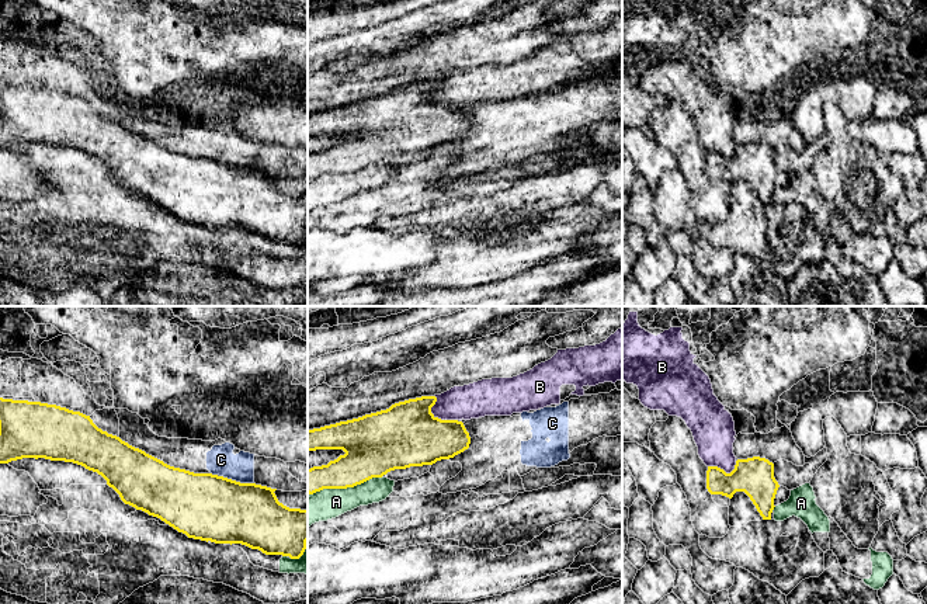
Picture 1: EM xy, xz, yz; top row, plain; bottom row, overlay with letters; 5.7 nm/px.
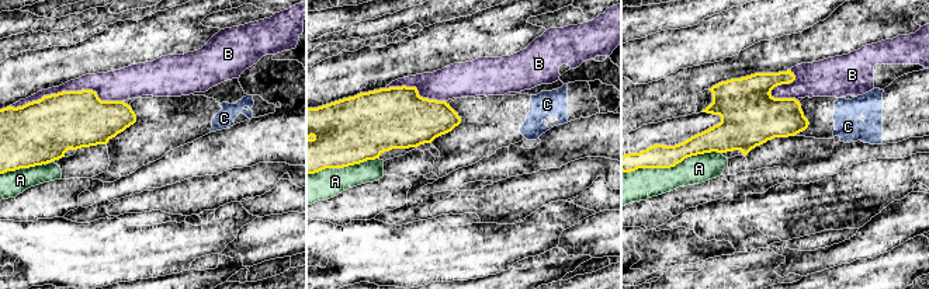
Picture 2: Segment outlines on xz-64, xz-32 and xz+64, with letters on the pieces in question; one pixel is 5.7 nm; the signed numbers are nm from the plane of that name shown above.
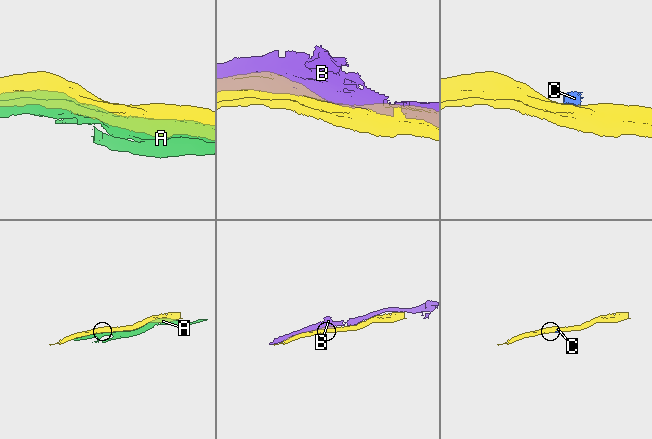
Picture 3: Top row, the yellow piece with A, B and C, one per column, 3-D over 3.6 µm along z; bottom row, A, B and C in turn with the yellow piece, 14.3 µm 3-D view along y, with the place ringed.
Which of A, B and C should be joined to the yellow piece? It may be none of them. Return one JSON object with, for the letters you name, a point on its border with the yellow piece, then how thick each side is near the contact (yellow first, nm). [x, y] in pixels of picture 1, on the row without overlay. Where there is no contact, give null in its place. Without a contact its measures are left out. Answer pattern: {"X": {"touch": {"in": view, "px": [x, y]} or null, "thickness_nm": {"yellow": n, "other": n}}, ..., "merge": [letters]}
{"merge": []}

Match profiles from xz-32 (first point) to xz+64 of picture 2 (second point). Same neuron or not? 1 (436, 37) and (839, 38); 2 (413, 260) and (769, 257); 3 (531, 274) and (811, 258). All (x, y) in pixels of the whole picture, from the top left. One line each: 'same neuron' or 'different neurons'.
1: same neuron
2: different neurons
3: different neurons

